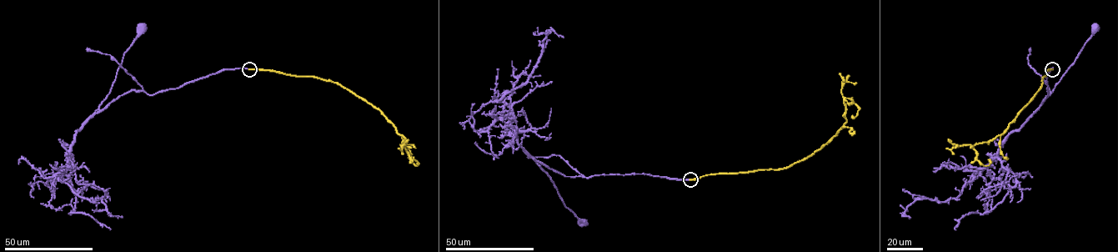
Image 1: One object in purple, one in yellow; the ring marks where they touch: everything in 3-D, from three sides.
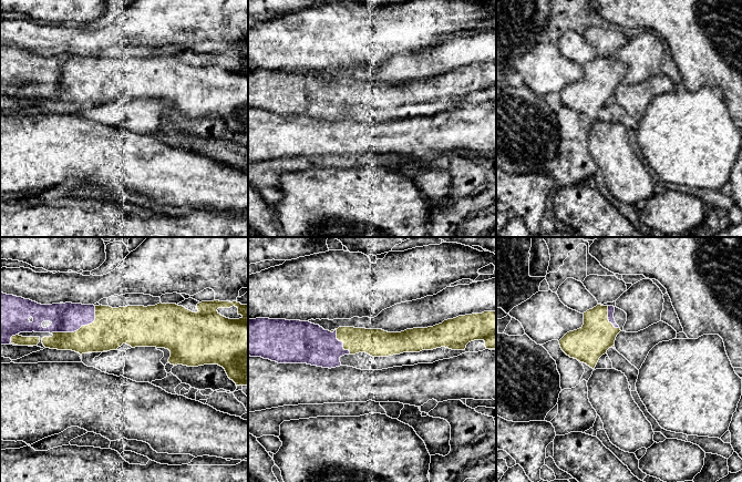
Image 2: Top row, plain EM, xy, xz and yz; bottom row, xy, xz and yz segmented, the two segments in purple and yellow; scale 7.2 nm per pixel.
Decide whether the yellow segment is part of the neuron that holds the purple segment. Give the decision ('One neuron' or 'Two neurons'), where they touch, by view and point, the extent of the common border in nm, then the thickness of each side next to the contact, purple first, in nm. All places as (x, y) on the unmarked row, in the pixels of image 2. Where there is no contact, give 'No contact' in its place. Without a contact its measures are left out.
One neuron. Touches purple at xy (79, 80). Shared border 380 nm. Thickness 220 nm (purple) against 280 nm

